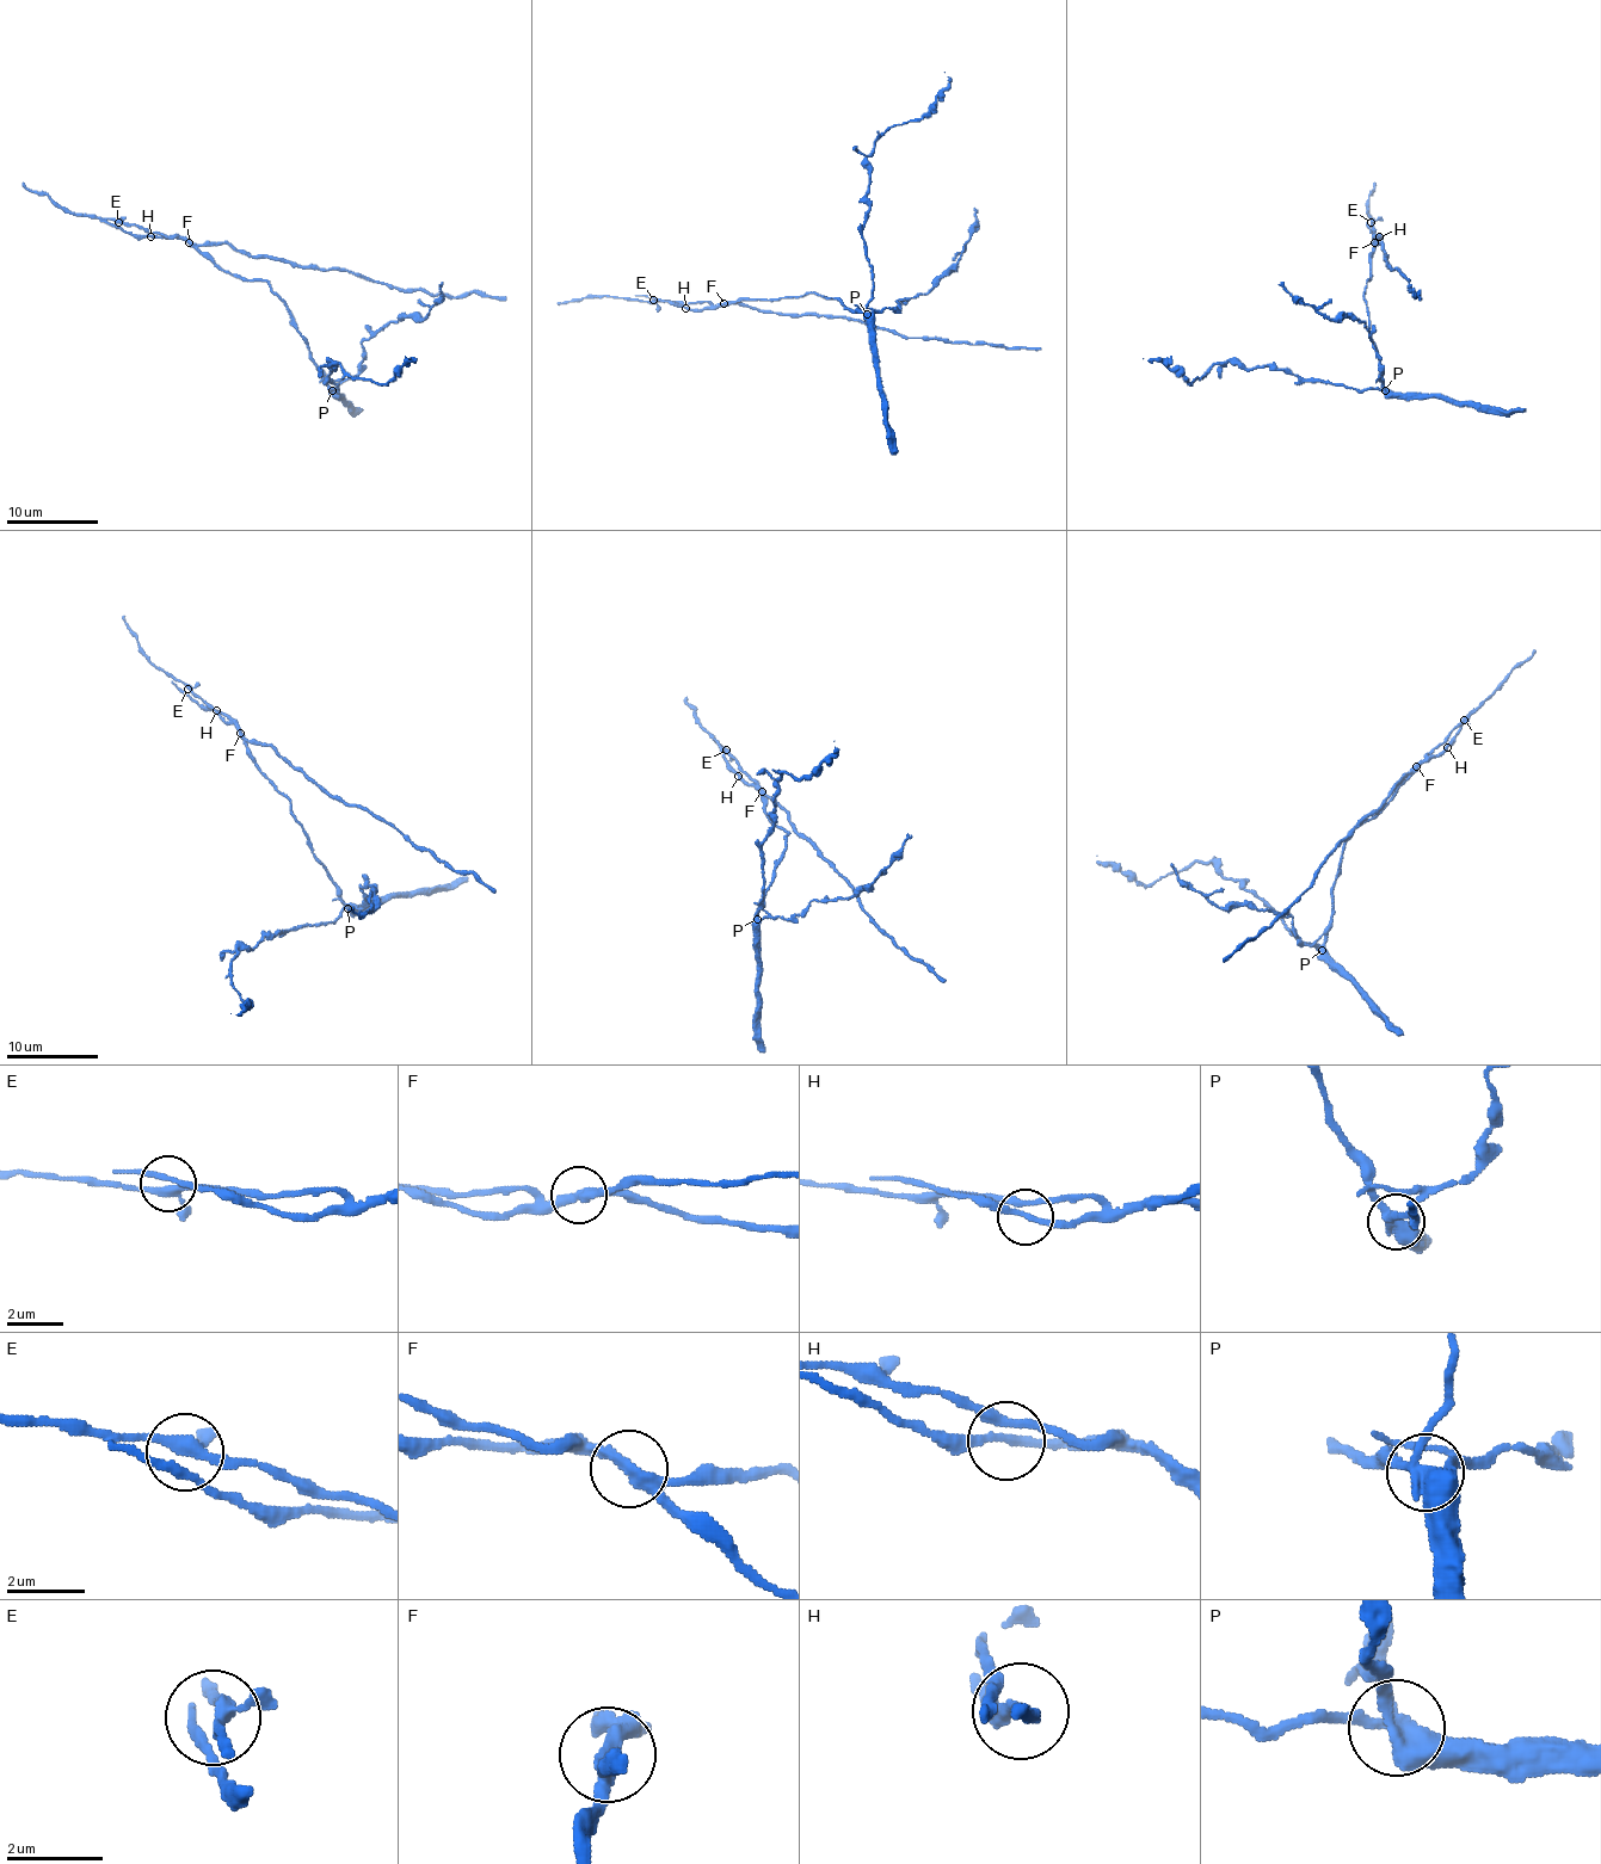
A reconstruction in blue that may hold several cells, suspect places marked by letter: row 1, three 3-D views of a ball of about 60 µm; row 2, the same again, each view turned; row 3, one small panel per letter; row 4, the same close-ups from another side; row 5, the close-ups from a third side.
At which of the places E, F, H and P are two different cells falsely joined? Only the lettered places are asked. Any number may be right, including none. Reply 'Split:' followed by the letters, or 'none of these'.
Split: F, P

